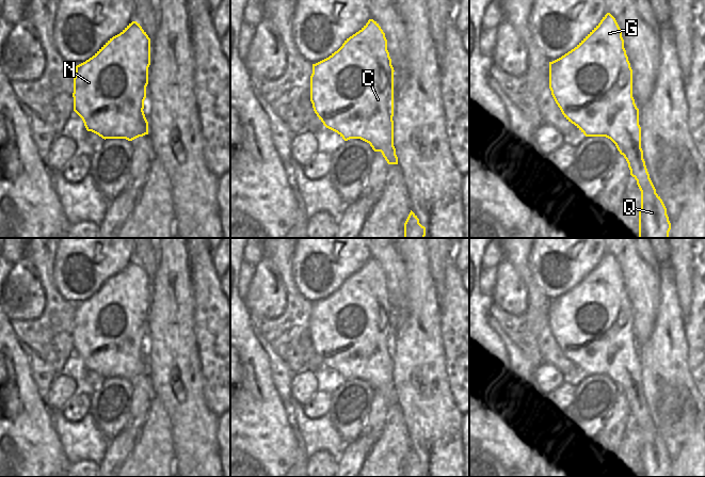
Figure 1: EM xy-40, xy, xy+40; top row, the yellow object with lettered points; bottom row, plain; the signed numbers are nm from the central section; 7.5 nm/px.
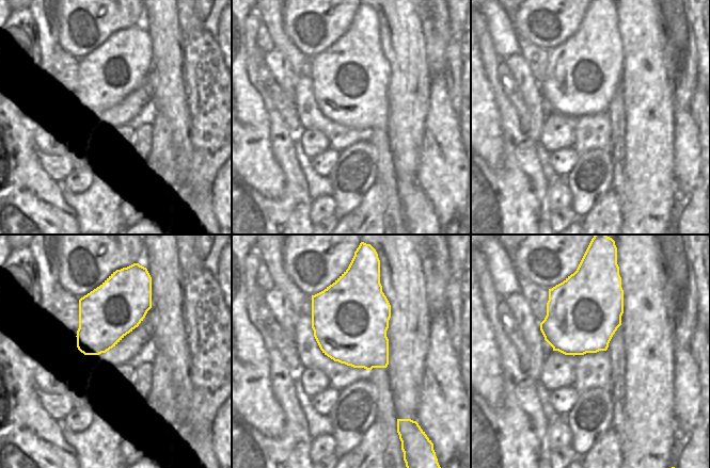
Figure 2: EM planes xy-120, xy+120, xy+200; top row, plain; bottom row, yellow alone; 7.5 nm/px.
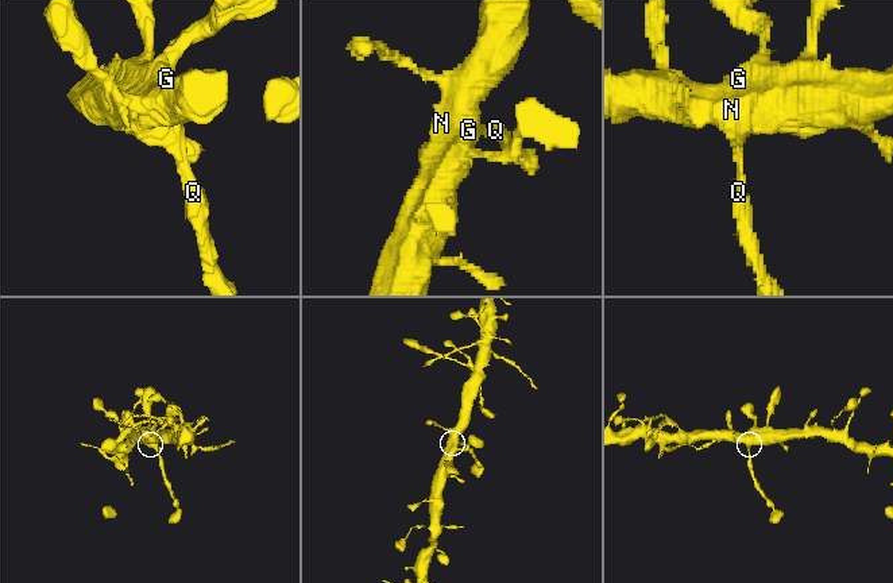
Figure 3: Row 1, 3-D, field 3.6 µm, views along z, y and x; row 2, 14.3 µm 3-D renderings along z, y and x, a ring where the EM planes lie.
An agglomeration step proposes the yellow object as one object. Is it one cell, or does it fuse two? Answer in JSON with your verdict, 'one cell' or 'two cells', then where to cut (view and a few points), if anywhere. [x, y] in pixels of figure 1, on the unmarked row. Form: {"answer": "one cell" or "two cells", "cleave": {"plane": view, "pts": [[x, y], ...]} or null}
{"answer": "two cells", "cleave": {"plane": "xy+40", "pts": [[620, 391], [635, 391], [638, 394], [638, 402], [645, 408]]}}

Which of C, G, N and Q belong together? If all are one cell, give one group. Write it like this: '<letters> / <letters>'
C G N / Q

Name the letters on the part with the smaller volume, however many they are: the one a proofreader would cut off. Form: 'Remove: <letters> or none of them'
Remove: Q

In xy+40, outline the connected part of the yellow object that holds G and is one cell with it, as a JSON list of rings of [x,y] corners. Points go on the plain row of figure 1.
[[[607,252],[600,261],[571,290],[549,301],[549,328],[564,356],[586,376],[606,376],[621,391],[636,391],[646,408],[641,387],[639,348],[632,336],[632,308],[622,270]]]

